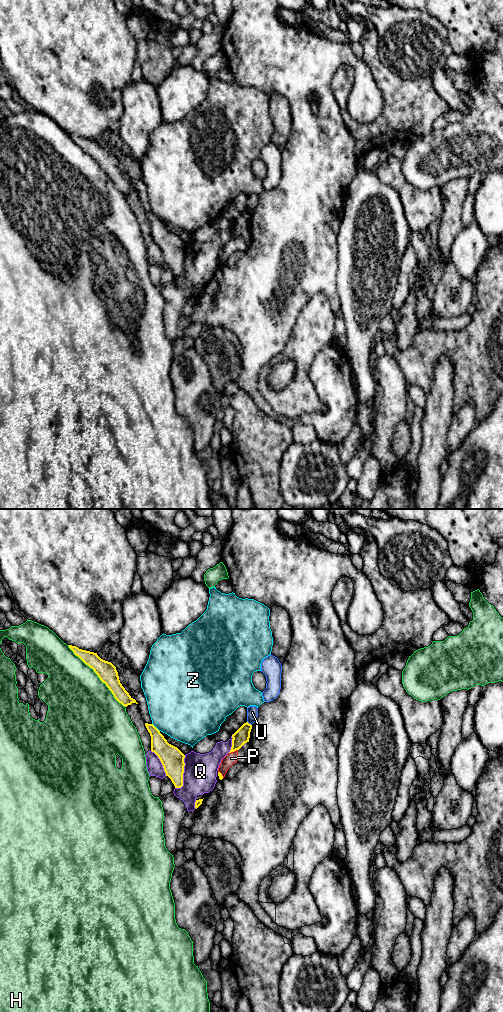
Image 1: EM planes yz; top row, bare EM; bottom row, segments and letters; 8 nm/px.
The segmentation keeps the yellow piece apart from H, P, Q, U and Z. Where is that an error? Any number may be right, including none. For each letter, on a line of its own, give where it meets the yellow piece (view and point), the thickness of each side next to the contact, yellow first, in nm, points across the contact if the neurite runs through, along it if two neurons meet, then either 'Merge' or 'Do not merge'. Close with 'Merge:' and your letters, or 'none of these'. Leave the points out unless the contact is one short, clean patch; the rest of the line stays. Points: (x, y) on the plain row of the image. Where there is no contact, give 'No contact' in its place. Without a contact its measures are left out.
H: Touches yellow at yz (98, 164). Thickness 160 nm (yellow) against 480 nm. Do not merge
P: Touches yellow at yz (233, 239). Thickness 120 nm (yellow) against 100 nm. Boundary: yz (237, 237), (229, 241). Do not merge
Q: Touches yellow at yz (182, 262). Thickness 190 nm (yellow) against 280 nm. Do not merge
U: Touches yellow at yz (248, 211). Thickness 120 nm (yellow) against 100 nm. Boundary: yz (247, 209), (251, 213). Do not merge
Z: Touches yellow at yz (155, 215). Thickness 160 nm (yellow) against 480 nm. Do not merge
Merge: none of these

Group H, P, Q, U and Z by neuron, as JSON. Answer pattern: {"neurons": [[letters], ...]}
{"neurons": [["H"], ["P"], ["Q"], ["U"], ["Z"]]}

